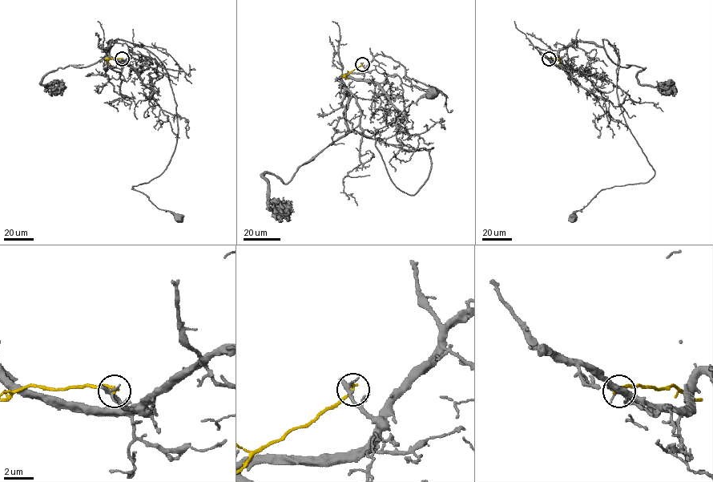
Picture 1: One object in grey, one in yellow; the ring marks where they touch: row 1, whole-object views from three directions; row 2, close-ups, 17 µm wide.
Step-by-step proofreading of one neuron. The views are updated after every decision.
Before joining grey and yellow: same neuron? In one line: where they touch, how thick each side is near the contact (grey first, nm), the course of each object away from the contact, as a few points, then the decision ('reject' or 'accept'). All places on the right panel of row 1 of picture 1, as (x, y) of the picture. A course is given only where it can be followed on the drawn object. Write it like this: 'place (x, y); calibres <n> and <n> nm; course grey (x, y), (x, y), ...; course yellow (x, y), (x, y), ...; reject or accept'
place (549, 58); calibres 220 and 240 nm; course grey (549, 58), (576, 41), (606, 39), (619, 60), (623, 117), (654, 172), (646, 182), (602, 190), (572, 218); course yellow (549, 58), (557, 59), (561, 65); reject

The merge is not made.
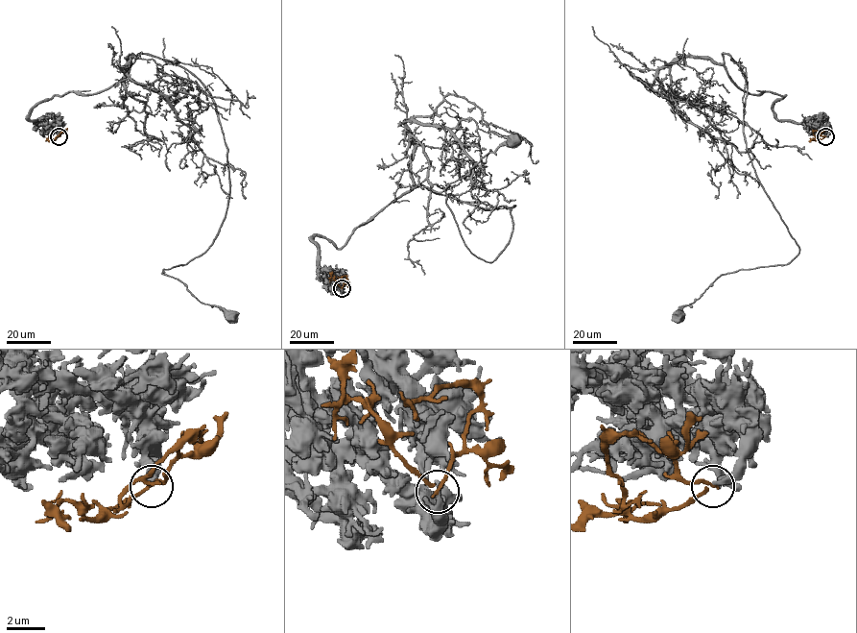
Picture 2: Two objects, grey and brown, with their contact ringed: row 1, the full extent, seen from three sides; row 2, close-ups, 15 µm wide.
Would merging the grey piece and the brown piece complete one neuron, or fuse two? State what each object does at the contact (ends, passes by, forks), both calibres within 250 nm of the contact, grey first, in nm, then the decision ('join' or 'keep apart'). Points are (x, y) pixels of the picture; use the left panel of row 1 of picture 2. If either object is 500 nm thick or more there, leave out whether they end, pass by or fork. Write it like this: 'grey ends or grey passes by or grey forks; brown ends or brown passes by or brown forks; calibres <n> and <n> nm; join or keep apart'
grey passes by; brown passes by; calibres 180 and 120 nm; keep apart

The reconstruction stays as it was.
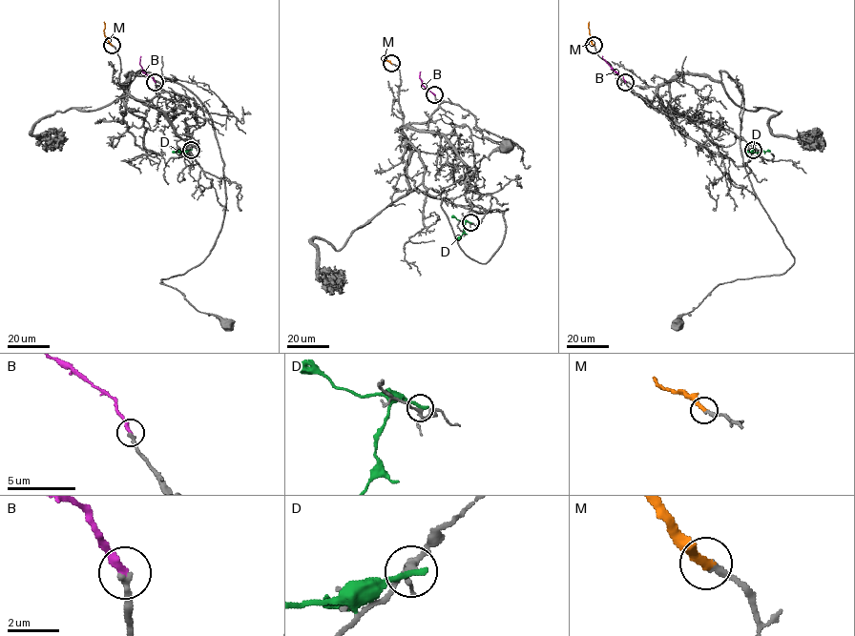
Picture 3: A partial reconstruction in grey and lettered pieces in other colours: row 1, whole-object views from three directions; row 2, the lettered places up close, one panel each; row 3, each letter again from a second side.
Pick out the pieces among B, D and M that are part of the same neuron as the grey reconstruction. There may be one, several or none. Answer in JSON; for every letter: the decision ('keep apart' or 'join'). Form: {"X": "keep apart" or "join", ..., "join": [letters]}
{"B": "join", "D": "keep apart", "M": "join", "join": ["B", "M"]}

